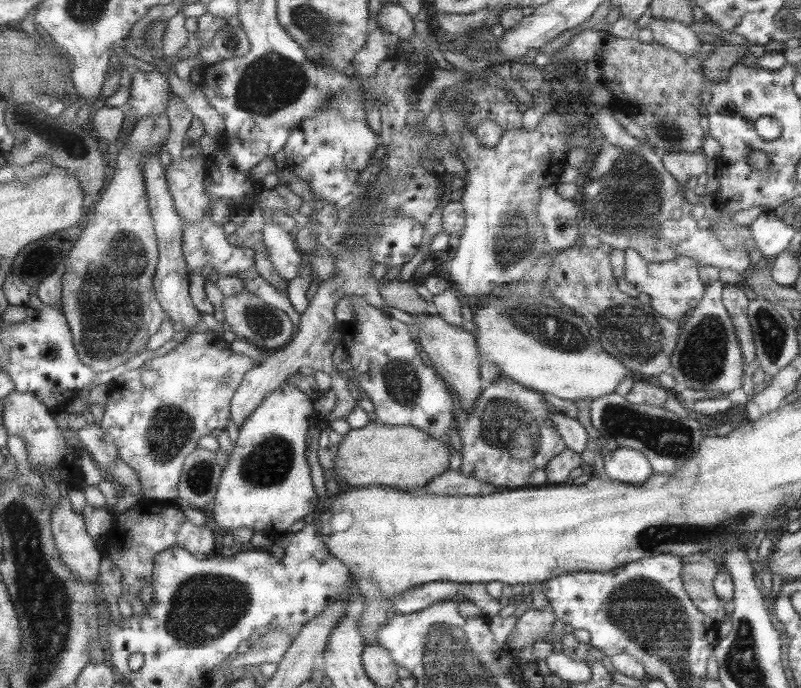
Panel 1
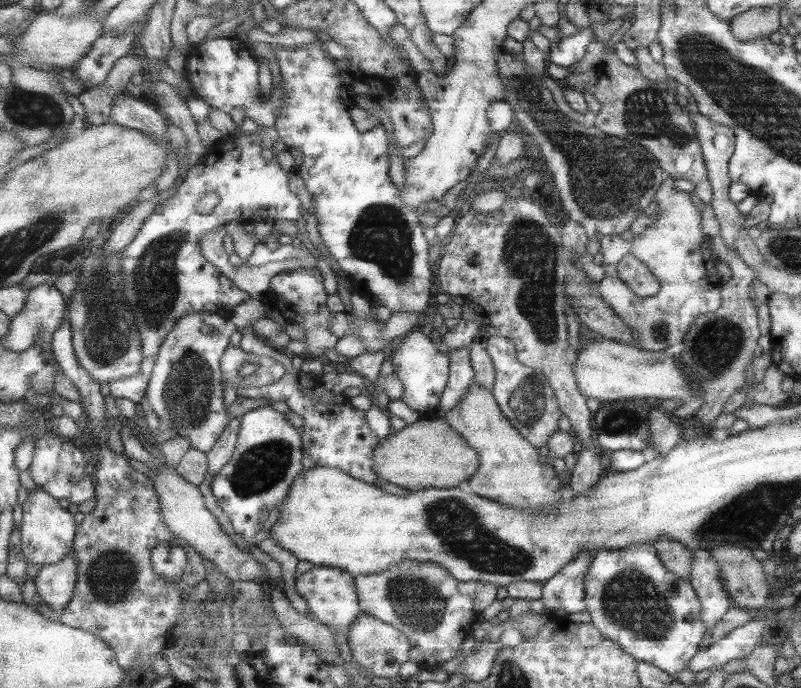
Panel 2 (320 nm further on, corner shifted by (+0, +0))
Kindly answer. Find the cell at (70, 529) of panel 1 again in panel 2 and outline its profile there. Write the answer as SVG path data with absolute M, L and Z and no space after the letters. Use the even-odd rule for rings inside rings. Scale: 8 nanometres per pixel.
M73 550L61 562L43 566L33 582L42 602L60 615L73 598L77 579L78 562Z

